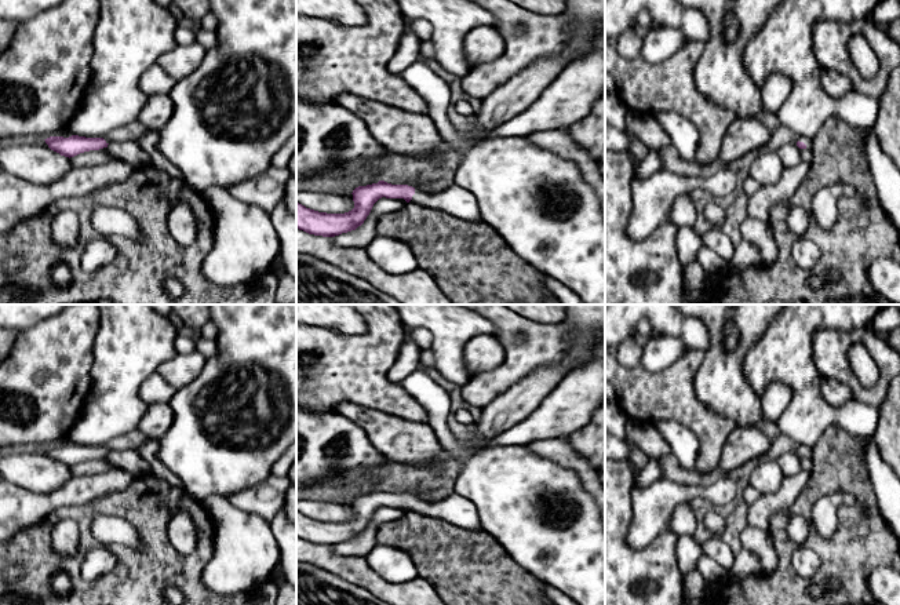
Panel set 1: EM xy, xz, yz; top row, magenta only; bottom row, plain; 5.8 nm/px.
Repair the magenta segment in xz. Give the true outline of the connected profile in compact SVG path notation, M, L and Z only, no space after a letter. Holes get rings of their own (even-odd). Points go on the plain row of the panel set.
M379 489L378 492L358 495L351 503L354 517L345 522L318 521L296 510L296 537L323 546L335 546L356 539L382 506L404 507L407 511L412 510L423 515L441 518L455 526L484 531L475 504L456 492L441 502L426 503L408 493L391 493Z

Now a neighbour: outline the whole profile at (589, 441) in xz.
M605 398L587 424L562 440L595 469L605 488Z

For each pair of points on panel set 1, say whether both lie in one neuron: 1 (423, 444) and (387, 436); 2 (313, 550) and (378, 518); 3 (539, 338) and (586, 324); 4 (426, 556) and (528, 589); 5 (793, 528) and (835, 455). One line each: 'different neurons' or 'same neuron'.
1: same neuron
2: different neurons
3: different neurons
4: same neuron
5: different neurons

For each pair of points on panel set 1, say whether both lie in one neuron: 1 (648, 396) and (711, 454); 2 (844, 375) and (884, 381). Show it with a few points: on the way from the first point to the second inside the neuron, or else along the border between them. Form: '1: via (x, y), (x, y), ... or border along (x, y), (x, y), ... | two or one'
1: via (667, 396), (709, 434) | one
2: via (853, 383), (860, 390), (874, 390) | one

